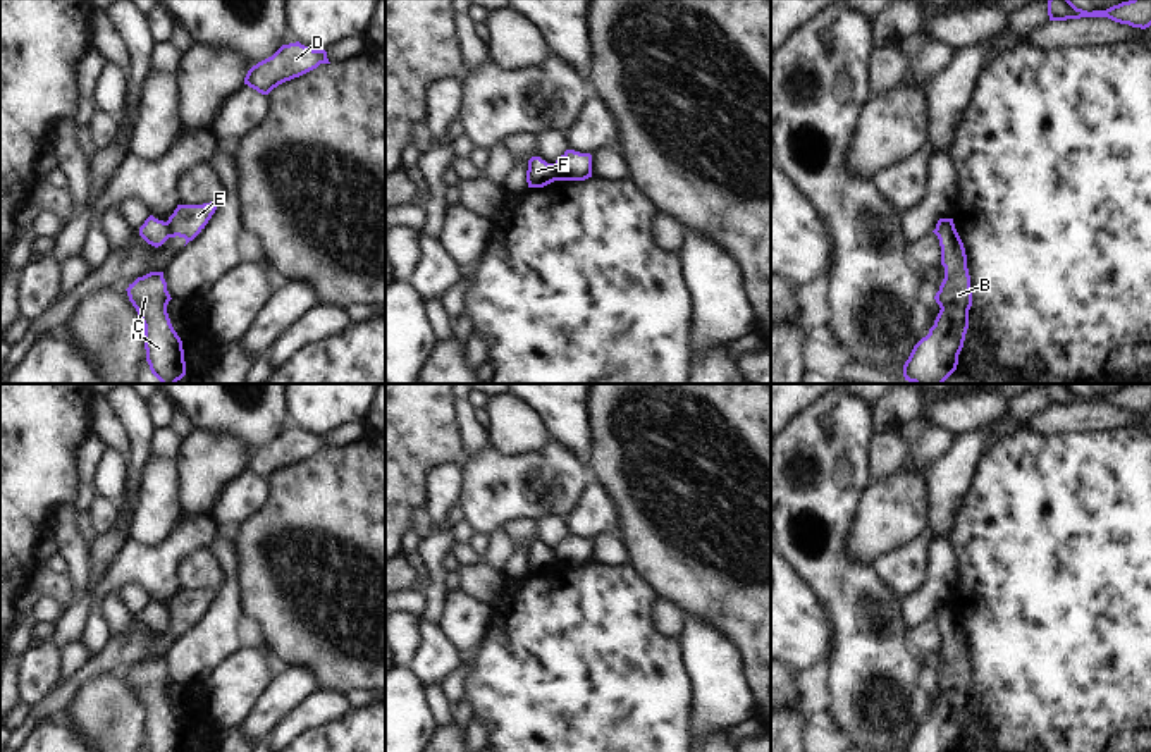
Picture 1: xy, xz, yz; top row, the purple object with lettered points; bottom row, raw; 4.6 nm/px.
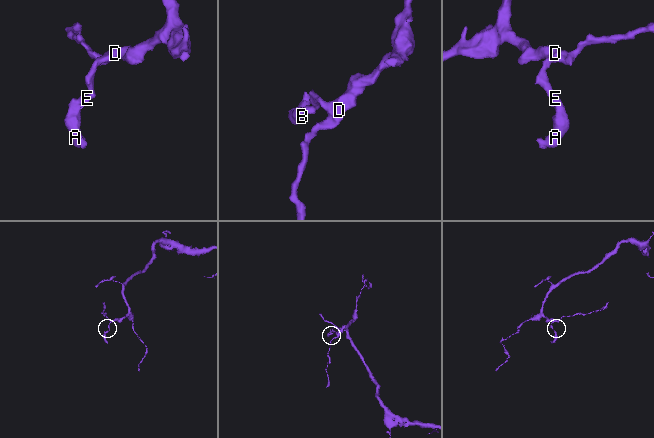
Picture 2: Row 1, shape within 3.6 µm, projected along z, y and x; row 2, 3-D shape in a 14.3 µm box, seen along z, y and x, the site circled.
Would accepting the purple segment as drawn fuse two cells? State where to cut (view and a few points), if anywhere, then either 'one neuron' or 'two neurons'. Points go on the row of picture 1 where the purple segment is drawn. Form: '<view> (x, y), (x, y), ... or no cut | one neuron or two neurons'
xz (553, 164), (556, 179) | two neurons

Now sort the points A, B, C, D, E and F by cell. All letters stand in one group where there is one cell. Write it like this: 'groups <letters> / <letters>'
groups A B C F / D E

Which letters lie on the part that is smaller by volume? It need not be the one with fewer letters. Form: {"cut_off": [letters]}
{"cut_off": ["A", "B", "C", "F"]}

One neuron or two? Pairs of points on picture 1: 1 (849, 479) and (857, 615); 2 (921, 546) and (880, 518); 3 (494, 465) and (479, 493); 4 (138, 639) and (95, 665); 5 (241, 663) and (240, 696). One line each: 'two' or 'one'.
1: one
2: two
3: one
4: one
5: one

